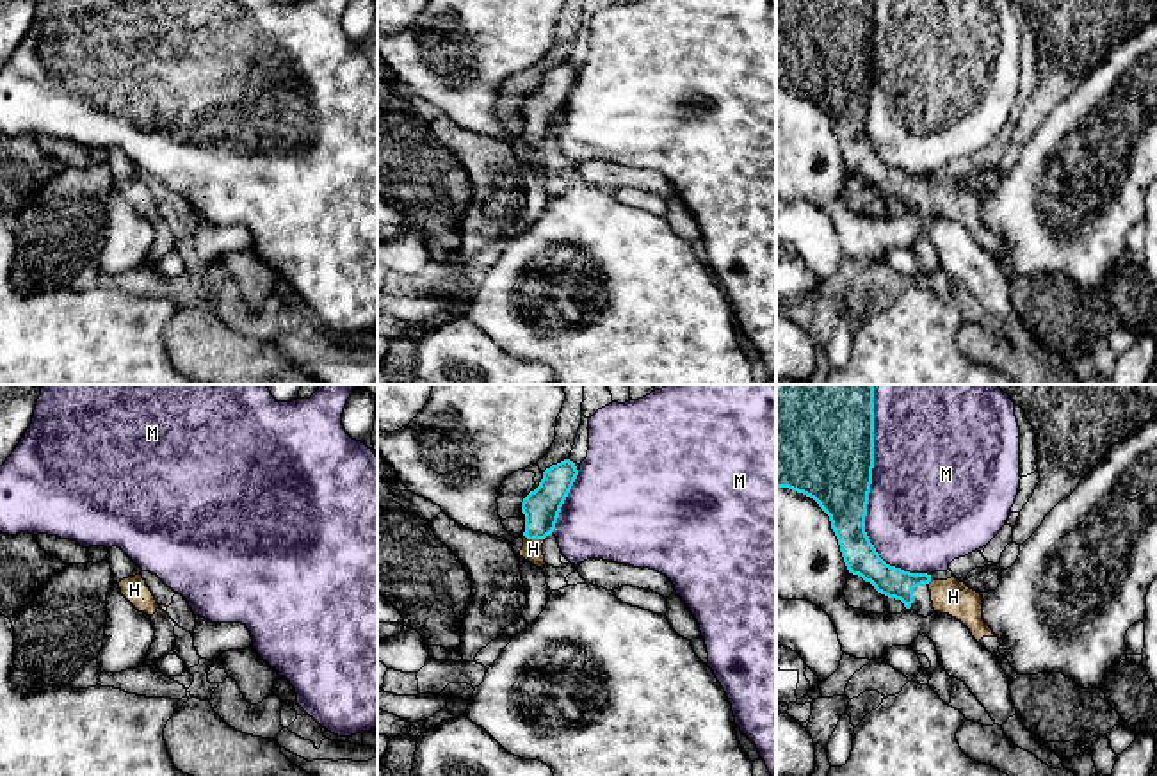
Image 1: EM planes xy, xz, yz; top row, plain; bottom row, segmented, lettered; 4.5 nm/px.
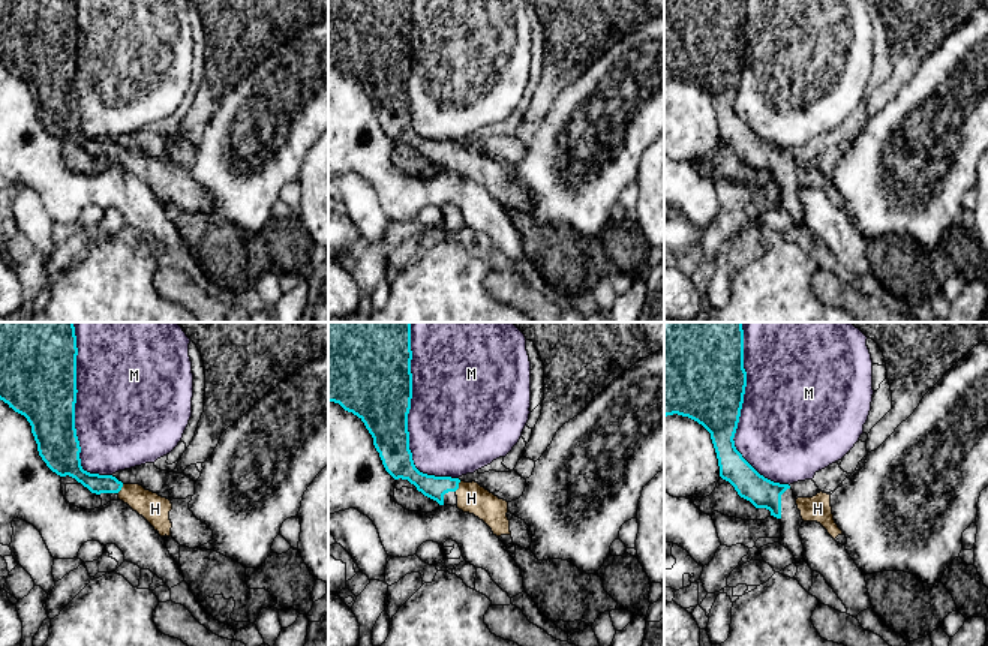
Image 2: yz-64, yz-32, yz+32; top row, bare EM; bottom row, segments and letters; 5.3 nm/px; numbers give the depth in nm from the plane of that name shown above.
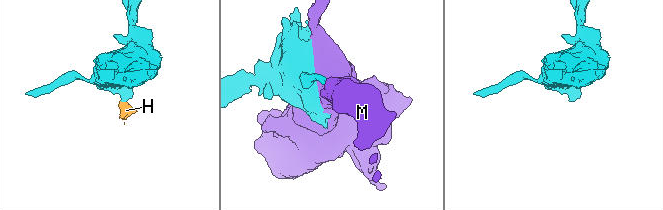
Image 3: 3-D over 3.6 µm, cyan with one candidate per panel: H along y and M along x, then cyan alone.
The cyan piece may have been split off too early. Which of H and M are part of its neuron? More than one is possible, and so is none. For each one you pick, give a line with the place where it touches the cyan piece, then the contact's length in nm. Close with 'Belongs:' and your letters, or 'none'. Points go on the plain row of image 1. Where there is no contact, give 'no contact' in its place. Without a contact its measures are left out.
H: contact xz (534, 139); length 100 nm
Belongs: H

